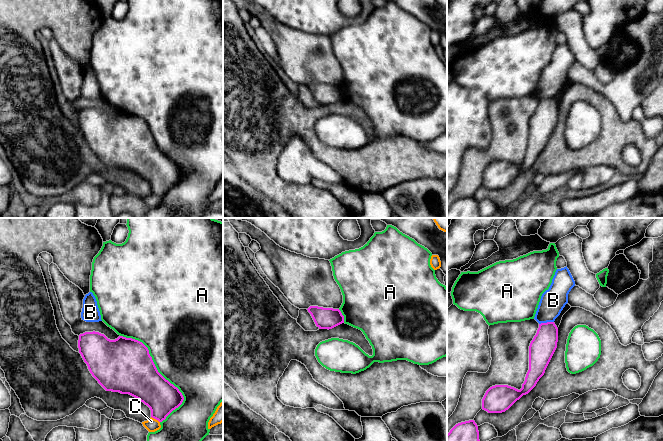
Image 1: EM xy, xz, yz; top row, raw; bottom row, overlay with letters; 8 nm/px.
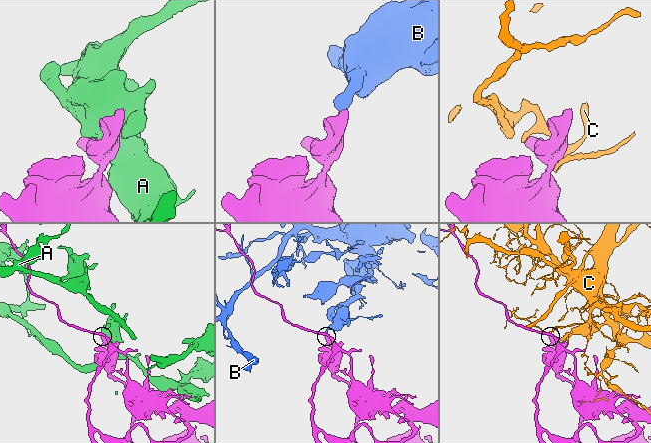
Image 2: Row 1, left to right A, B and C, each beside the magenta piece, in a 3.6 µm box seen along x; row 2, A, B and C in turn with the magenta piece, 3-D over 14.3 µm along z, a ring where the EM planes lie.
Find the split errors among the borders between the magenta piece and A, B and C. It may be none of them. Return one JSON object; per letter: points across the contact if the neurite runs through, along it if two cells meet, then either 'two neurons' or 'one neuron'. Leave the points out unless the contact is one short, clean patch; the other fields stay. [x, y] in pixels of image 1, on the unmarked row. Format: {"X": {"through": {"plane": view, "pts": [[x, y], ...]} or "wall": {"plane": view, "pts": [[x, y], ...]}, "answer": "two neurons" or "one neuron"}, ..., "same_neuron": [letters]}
{"A": {"answer": "two neurons"}, "B": {"wall": {"plane": "yz", "pts": [[553, 97], [539, 100]]}, "answer": "two neurons"}, "C": {"answer": "two neurons"}, "same_neuron": []}

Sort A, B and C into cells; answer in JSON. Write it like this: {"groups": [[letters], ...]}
{"groups": [["A"], ["B"], ["C"]]}

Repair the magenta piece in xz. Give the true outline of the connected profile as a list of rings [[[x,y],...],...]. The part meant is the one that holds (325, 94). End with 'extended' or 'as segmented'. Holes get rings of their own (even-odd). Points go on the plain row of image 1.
[[[310,82],[307,86],[319,105],[329,106],[344,99],[344,92],[339,85]]]; as segmented

